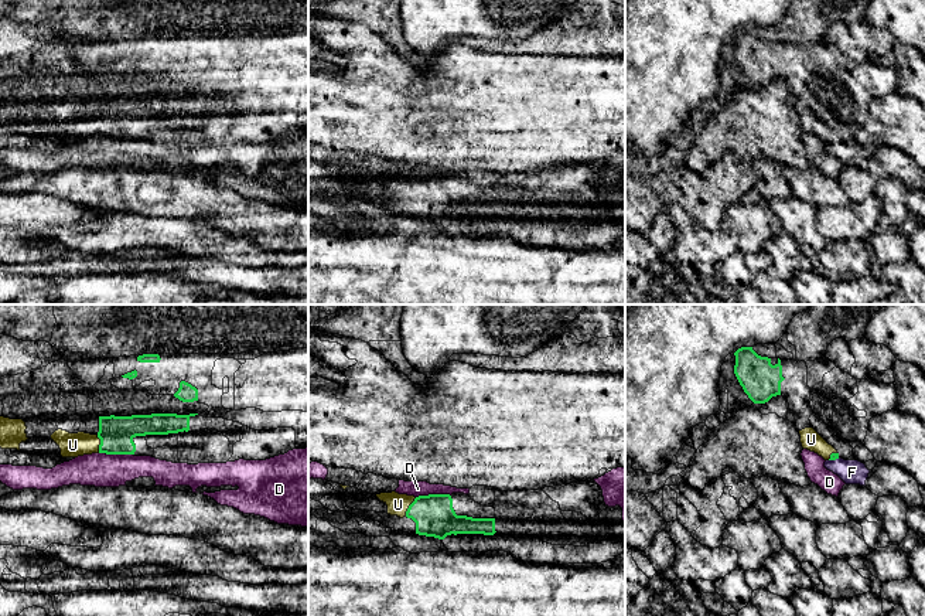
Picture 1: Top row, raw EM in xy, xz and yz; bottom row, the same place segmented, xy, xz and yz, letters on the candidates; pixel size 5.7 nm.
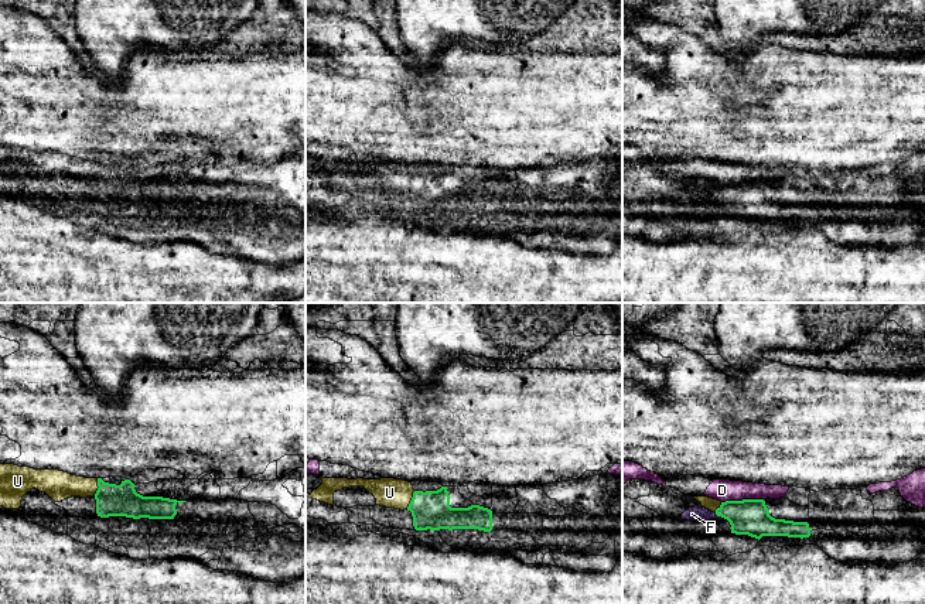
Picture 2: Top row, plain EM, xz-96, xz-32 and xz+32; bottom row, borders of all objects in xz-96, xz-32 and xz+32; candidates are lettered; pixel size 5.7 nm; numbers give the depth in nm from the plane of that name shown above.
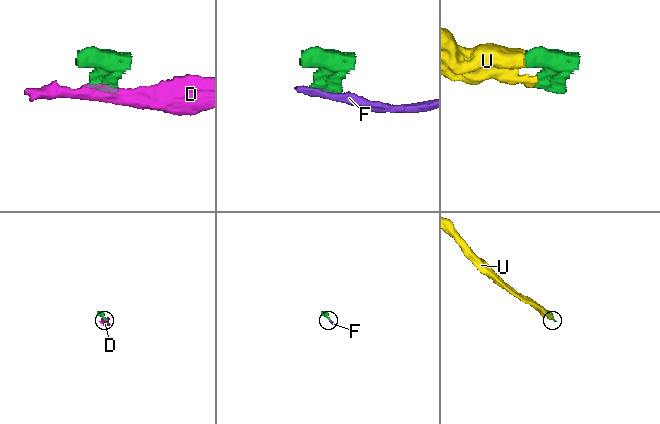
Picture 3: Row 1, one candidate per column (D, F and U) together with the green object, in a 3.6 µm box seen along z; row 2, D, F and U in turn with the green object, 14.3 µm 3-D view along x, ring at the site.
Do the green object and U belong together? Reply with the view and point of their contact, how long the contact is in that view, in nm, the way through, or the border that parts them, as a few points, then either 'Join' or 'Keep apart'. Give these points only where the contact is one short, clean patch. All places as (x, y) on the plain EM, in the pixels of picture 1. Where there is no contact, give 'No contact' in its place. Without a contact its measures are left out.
Touches green at xz (409, 190). Shared border 130 nm. Join

